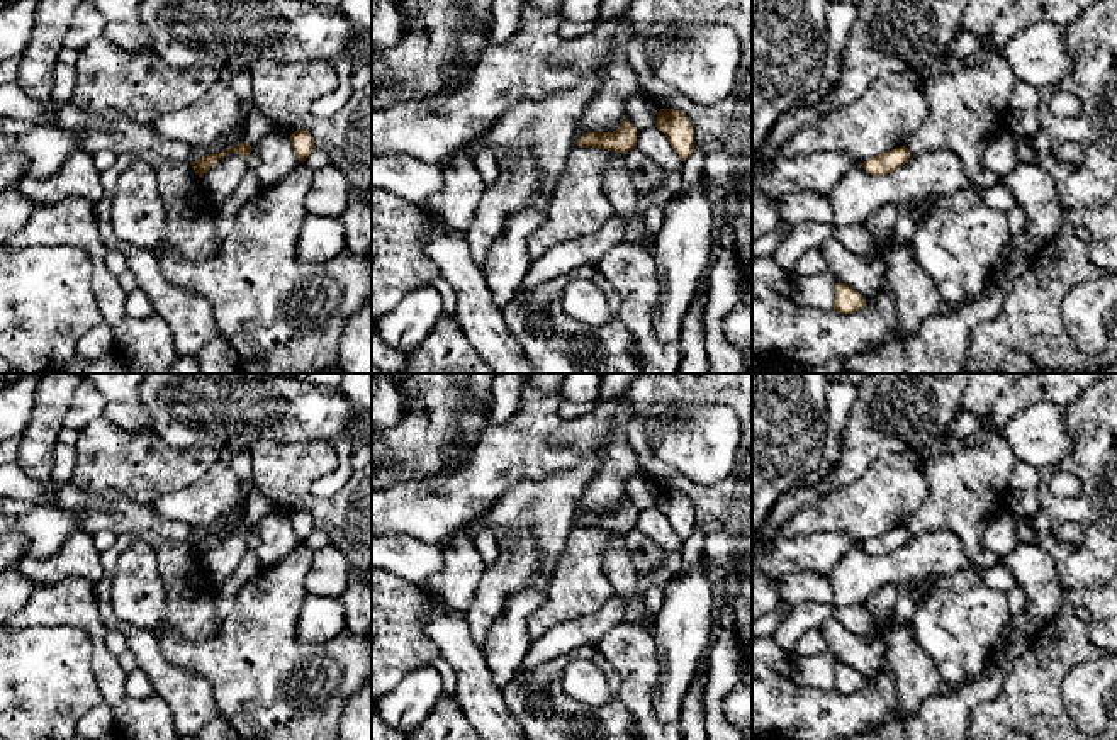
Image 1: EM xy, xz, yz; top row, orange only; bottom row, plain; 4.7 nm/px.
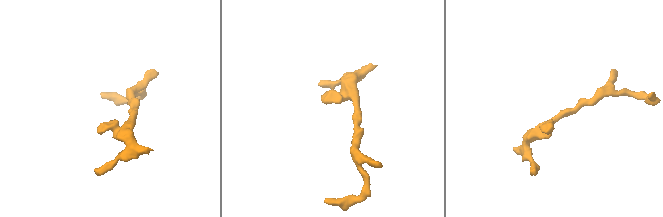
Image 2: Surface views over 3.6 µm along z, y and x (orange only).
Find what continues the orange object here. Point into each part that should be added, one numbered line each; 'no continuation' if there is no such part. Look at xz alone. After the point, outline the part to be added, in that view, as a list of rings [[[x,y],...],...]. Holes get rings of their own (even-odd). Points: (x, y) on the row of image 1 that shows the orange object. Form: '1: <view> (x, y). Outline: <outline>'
no continuation

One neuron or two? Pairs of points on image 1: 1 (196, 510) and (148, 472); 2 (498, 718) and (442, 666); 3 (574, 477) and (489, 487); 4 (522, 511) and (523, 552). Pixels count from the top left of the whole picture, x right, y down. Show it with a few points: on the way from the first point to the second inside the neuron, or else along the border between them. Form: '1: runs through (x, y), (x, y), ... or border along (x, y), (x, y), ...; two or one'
1: border along (207, 470), (182, 489), (167, 493), (151, 503); two
2: border along (440, 657), (454, 672), (457, 696); two
3: border along (555, 472), (537, 481), (522, 481), (491, 504); two
4: border along (523, 532), (528, 532), (537, 543), (537, 571); two

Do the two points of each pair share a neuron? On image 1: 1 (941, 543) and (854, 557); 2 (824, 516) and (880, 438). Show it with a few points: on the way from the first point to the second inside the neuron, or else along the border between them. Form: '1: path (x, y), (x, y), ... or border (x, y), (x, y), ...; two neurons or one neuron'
1: path (919, 557), (903, 566), (876, 566); one neuron
2: border (878, 457), (854, 479), (830, 489), (813, 504); two neurons

